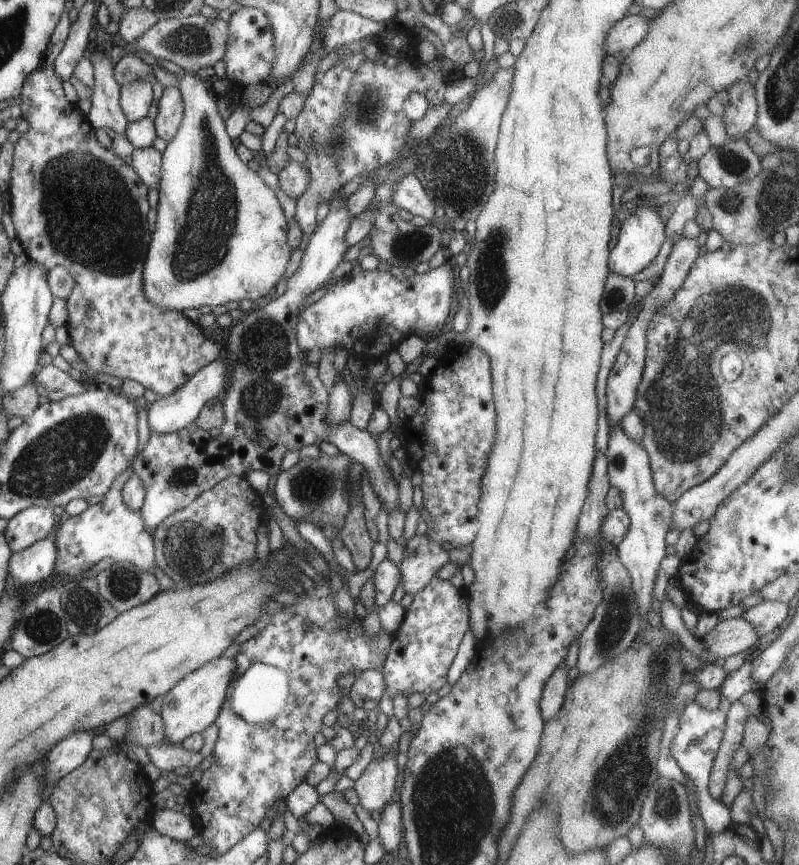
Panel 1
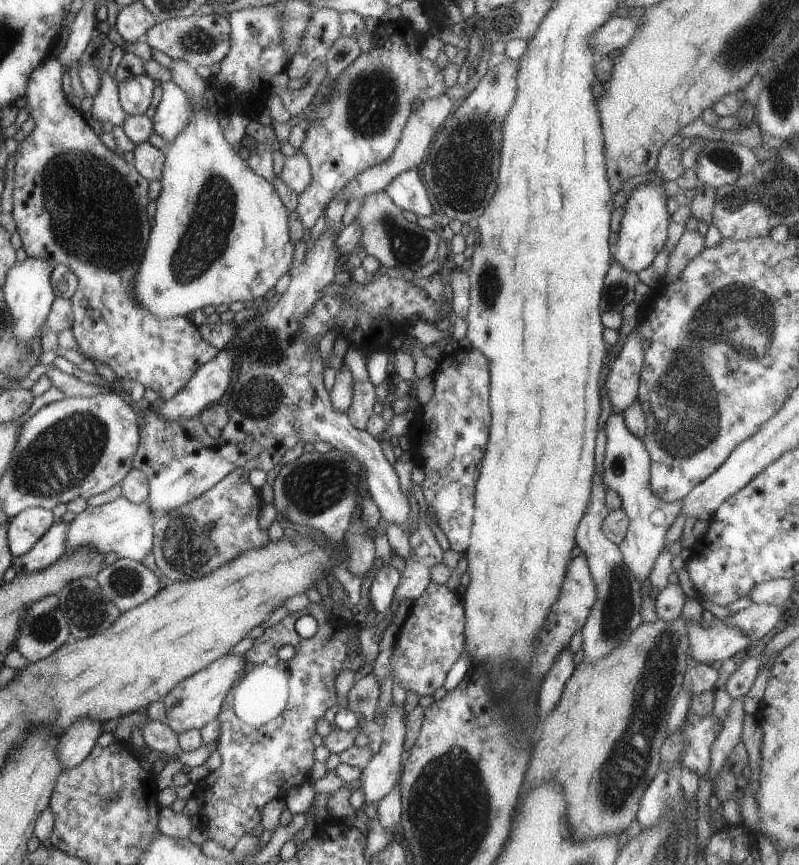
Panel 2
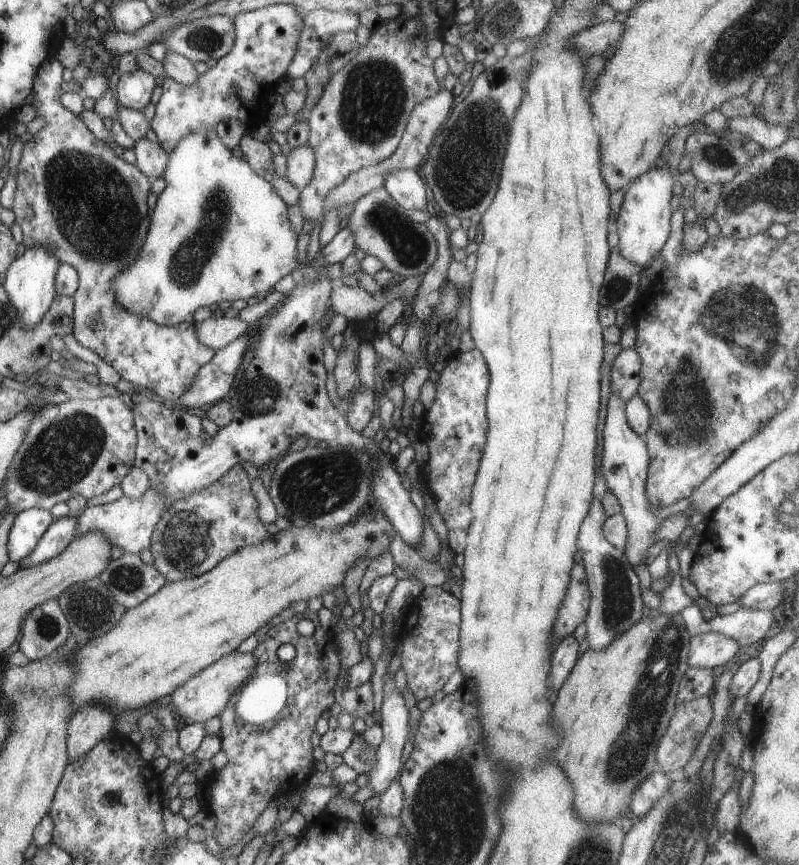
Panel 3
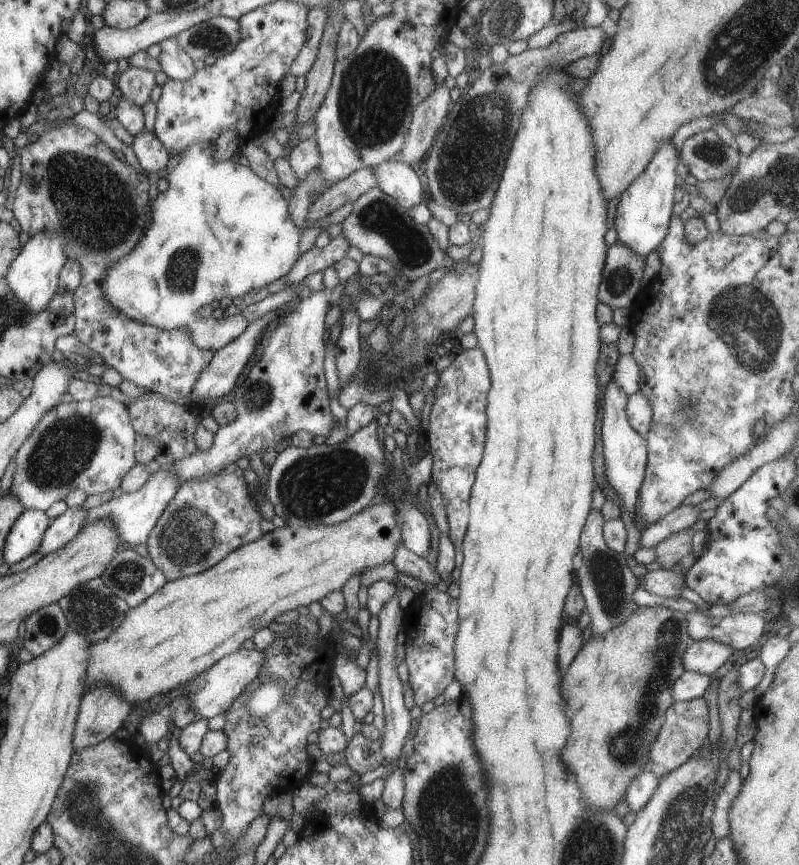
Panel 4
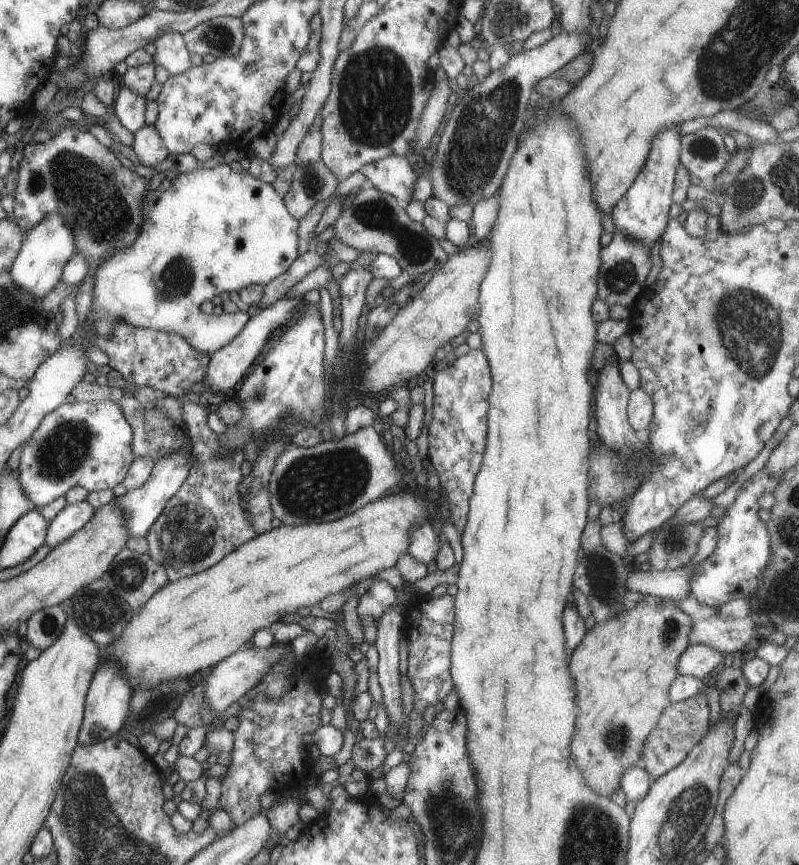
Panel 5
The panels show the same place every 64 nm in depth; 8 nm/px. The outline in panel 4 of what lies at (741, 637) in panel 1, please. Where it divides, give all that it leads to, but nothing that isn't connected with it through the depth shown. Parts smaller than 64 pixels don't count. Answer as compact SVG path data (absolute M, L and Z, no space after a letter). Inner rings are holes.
M717 640L694 641L684 653L684 670L712 676L715 670L718 670L726 662L733 651L733 648Z

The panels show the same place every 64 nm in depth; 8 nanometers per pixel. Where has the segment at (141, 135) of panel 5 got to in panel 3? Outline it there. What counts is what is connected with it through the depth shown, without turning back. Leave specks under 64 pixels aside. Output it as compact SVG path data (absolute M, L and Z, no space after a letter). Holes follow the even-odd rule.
M146 136L135 141L133 150L136 155L136 166L148 177L154 180L163 176L170 155L162 148L159 142L154 142Z

